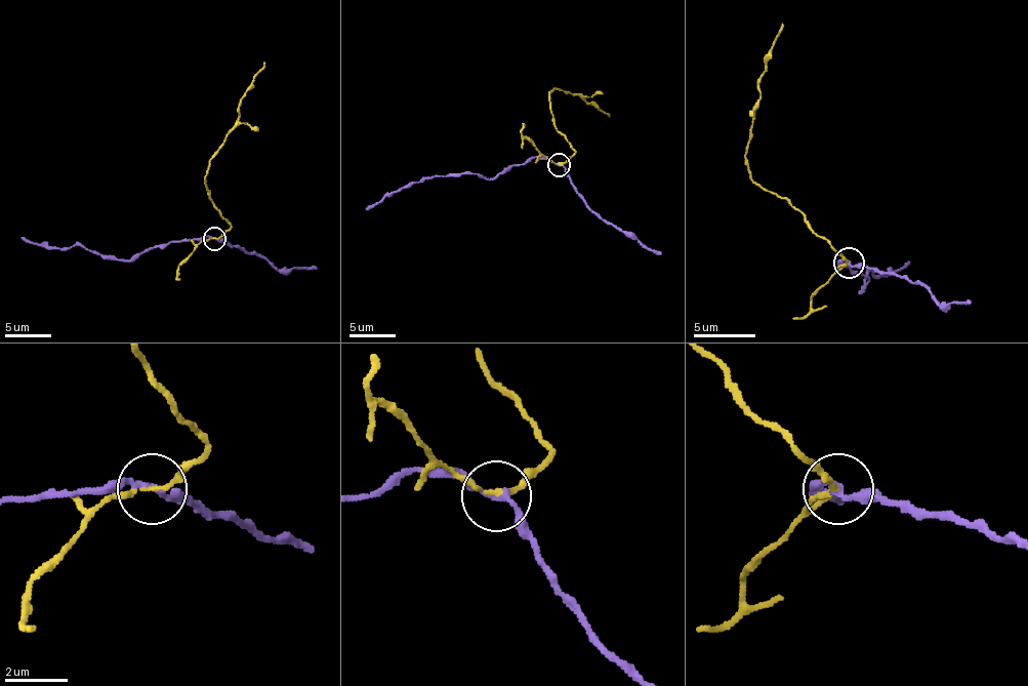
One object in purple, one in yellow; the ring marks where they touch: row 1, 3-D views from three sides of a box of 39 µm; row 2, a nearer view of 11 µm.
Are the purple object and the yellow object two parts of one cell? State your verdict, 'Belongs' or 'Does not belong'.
Does not belong

